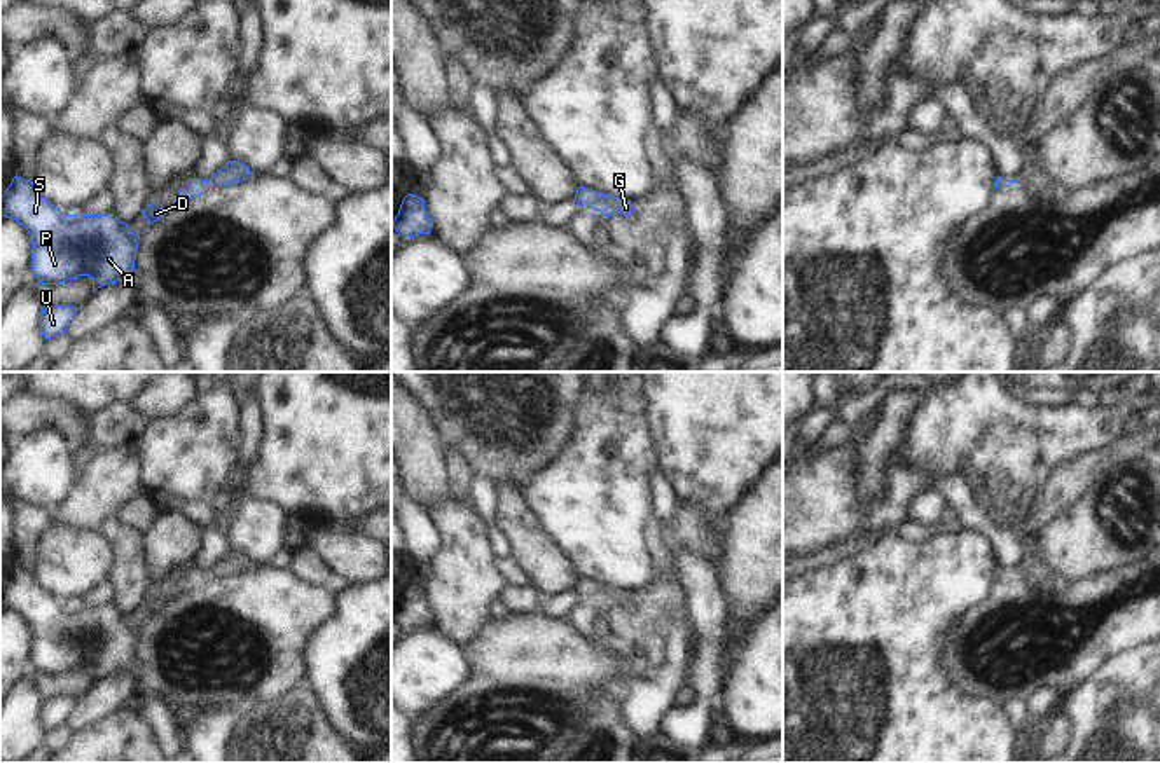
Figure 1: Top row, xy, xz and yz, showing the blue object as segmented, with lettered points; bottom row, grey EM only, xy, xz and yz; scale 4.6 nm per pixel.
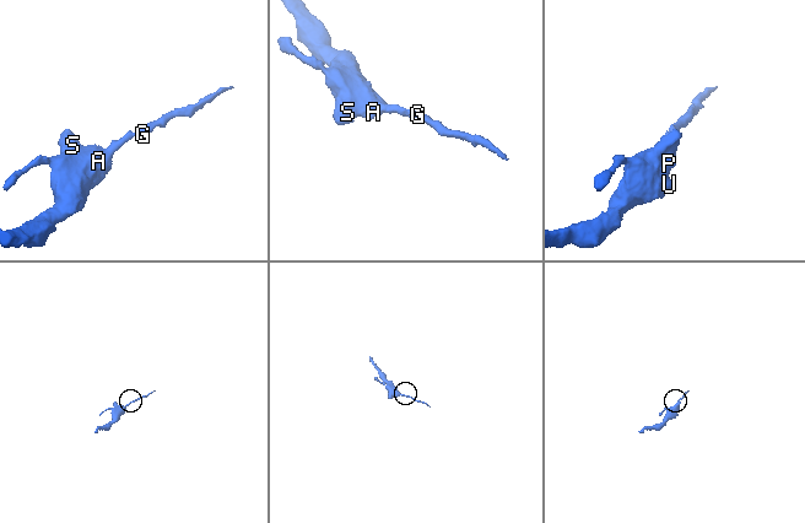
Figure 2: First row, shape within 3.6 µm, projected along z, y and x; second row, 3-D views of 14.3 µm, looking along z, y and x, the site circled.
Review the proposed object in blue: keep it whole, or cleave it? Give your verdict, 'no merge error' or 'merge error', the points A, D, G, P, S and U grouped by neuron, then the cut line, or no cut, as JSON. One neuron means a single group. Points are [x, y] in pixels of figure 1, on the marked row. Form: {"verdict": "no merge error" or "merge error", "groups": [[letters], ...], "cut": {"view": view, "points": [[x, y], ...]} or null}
{"verdict": "no merge error", "groups": [["A", "D", "G", "P", "S", "U"]], "cut": null}

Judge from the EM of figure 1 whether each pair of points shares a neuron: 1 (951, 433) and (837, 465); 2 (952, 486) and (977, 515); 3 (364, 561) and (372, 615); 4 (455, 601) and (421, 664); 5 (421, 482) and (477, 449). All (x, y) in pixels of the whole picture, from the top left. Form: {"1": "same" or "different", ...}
{"1": "same", "2": "same", "3": "different", "4": "different", "5": "different"}

